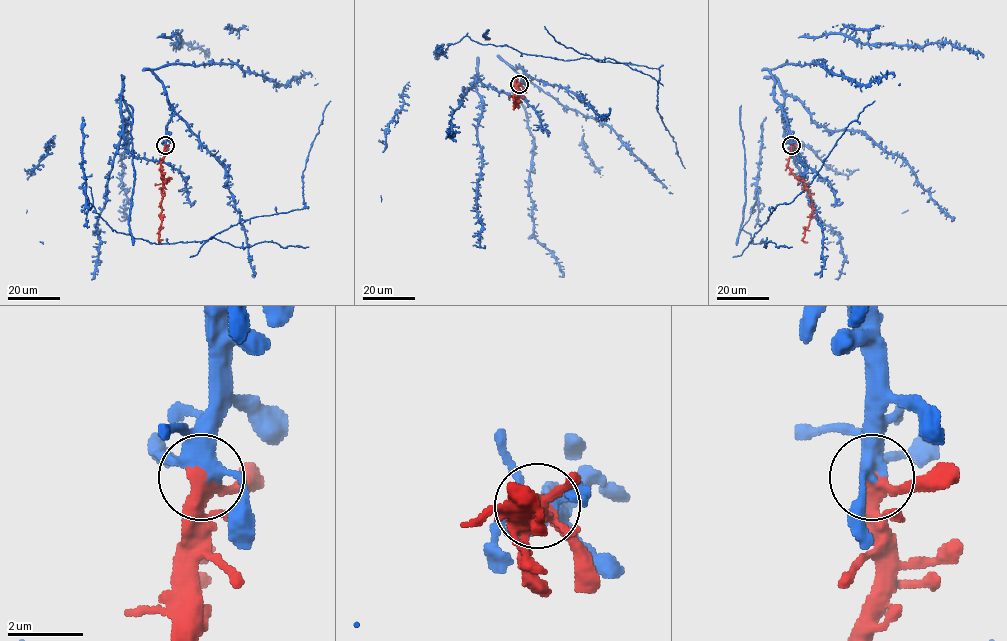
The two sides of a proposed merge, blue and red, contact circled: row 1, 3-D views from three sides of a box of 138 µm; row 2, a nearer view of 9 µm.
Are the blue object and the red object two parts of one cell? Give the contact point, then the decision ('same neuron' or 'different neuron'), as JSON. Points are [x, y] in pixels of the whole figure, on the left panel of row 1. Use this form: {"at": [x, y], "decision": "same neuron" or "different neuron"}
{"at": [165, 145], "decision": "same neuron"}

